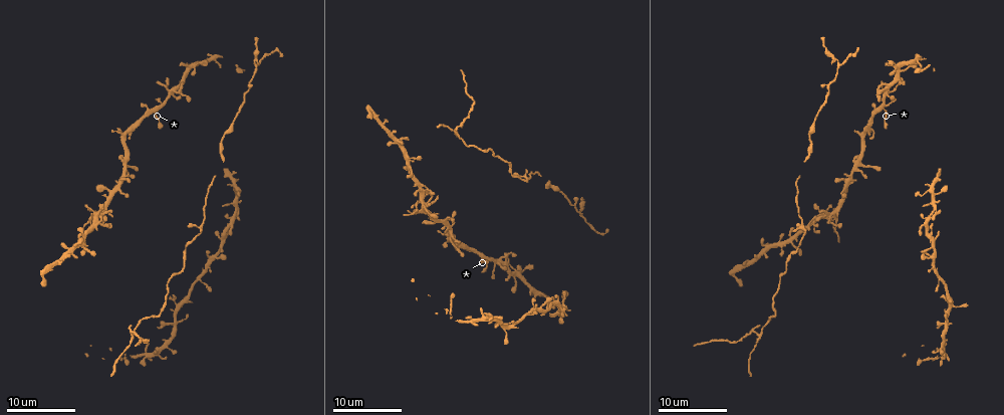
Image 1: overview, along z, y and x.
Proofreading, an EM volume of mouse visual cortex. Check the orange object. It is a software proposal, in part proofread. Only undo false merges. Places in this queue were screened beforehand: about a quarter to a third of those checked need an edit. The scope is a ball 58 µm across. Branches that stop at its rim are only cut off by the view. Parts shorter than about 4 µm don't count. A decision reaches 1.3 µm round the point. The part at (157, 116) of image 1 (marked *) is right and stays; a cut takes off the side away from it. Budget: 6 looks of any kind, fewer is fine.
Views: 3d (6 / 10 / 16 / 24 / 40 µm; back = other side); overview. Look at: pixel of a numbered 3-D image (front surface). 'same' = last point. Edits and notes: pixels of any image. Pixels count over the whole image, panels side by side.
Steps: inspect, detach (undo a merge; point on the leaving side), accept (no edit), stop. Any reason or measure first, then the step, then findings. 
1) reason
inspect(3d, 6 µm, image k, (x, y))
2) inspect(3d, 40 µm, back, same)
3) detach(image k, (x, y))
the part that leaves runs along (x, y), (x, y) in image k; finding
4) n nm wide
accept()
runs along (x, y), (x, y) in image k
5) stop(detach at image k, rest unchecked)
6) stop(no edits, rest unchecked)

side arm on a straight run
inspect(3d, 10 µm, image 1, (156, 110))

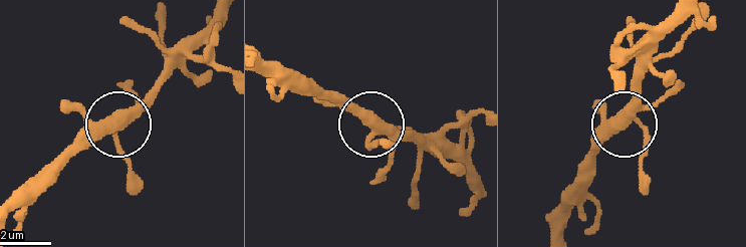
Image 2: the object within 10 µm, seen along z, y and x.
400 nm wide
accept()
runs along (645, 145), (626, 108), (650, 65) in image 2; continuous, no second cell

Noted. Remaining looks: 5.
looks like a crossing
inspect(3d, 10 µm, image 1, (422, 210))

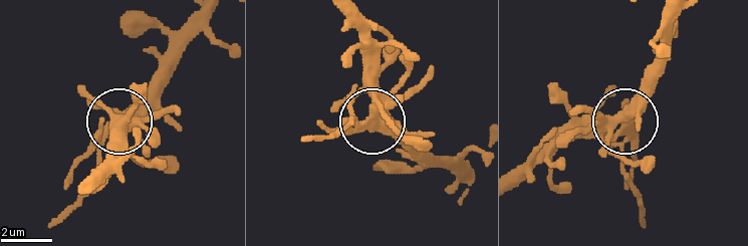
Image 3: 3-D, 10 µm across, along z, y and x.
detach(image 3, (94, 134))
the part that leaves runs along (372, 129), (350, 129), (348, 122), (305, 140) in image 3; a second cell is stuck on

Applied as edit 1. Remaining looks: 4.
see it whole again
inspect(overview)

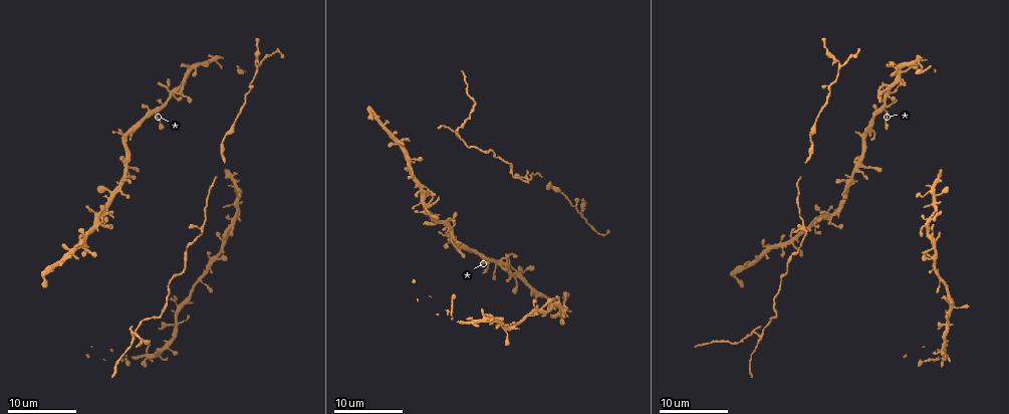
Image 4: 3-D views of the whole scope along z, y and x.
four arms meet
inspect(3d, 10 µm, image 4, (204, 225))

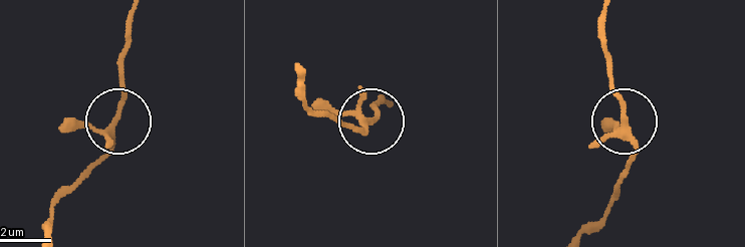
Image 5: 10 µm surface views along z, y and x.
200 nm wide
accept()
continuous, no second cell

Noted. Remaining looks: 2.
stop(detach at image 3, rest unchecked)

